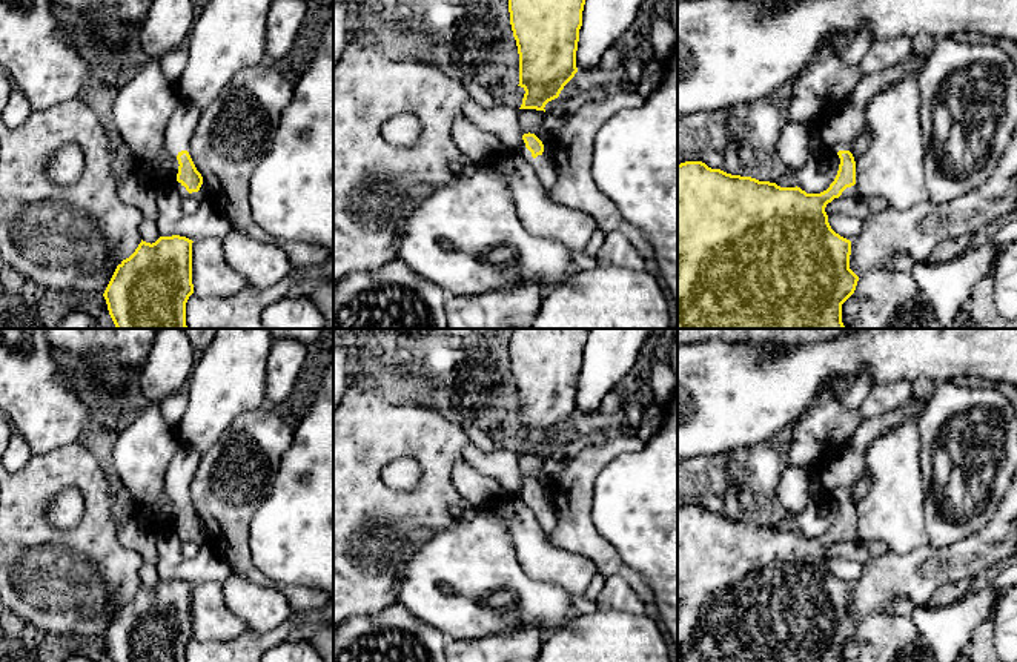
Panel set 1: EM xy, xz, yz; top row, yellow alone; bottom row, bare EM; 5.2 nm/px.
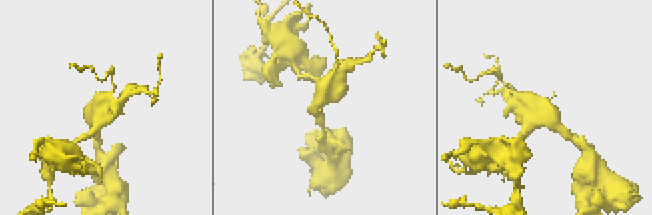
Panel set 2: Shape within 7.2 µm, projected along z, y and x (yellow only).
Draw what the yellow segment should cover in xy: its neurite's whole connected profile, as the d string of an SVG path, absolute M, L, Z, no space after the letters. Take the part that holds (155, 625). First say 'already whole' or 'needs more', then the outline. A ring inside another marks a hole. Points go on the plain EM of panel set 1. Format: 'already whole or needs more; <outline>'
already whole; M180 579L160 581L152 588L141 584L135 596L117 610L103 637L111 662L186 662L186 647L194 637L192 587Z

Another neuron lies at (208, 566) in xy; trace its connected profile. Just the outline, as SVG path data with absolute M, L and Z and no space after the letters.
M174 530L158 533L155 547L158 551L155 567L161 581L180 579L192 585L206 581L223 584L232 573L230 565L209 544L195 558L187 559L181 551L181 541Z

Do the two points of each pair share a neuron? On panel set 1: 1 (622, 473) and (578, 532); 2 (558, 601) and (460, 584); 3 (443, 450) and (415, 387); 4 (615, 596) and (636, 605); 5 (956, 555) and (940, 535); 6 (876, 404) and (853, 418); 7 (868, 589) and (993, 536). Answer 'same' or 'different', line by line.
1: different
2: same
3: different
4: same
5: different
6: different
7: same

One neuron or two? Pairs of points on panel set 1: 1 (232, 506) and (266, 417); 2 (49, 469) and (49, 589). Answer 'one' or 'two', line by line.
1: one
2: one

